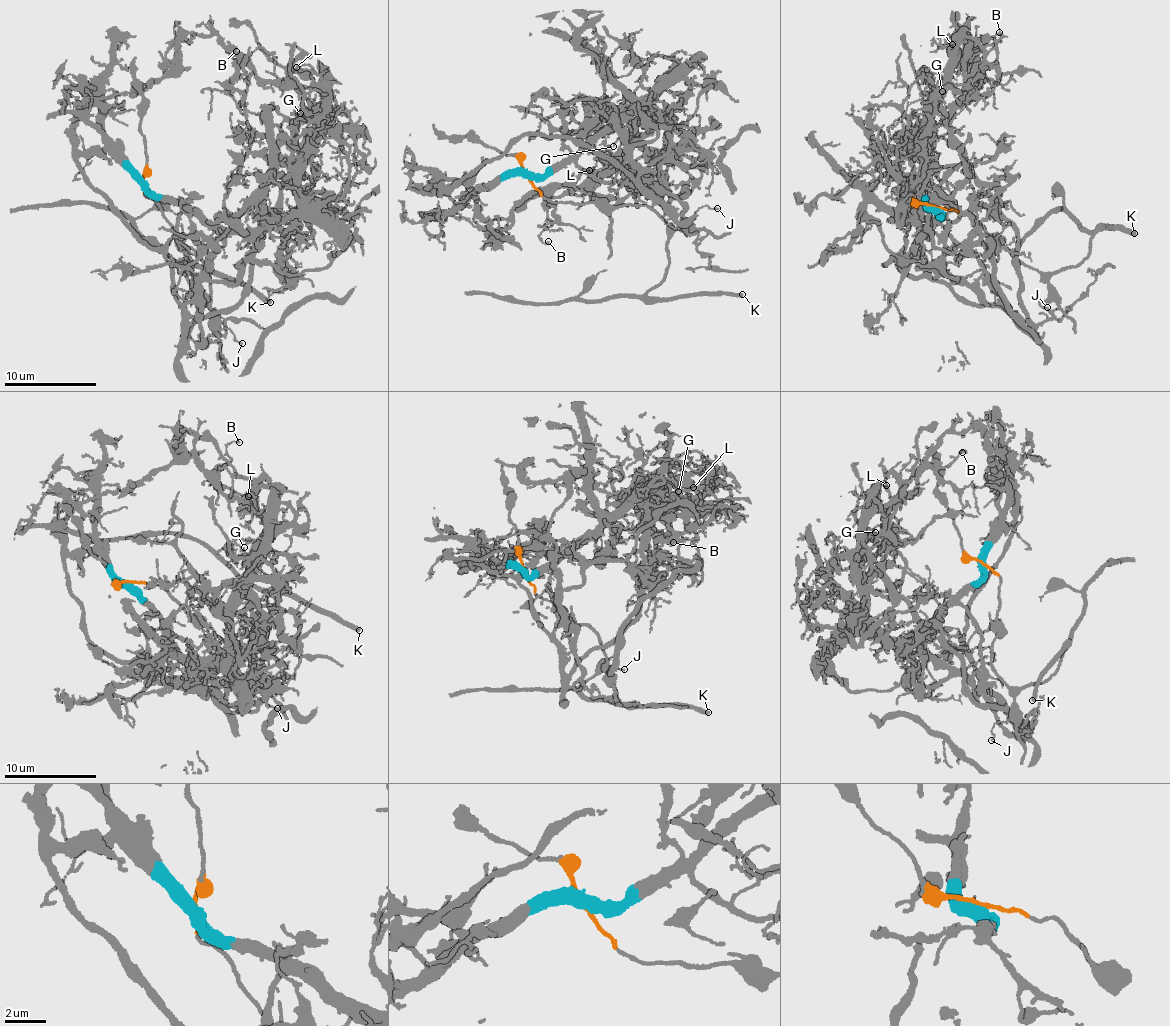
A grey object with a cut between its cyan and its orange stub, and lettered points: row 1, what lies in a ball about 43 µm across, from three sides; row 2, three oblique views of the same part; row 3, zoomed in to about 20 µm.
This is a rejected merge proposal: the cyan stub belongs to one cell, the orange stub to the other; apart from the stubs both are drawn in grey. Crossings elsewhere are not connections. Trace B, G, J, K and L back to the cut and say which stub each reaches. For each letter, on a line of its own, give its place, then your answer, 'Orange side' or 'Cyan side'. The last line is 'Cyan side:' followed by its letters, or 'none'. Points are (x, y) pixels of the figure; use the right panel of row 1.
B: Place: (999, 32). Cyan side
G: Place: (942, 91). Cyan side
J: Place: (1047, 307). Orange side
K: Place: (1134, 233). Orange side
L: Place: (952, 44). Cyan side
Cyan side: B, G, L

